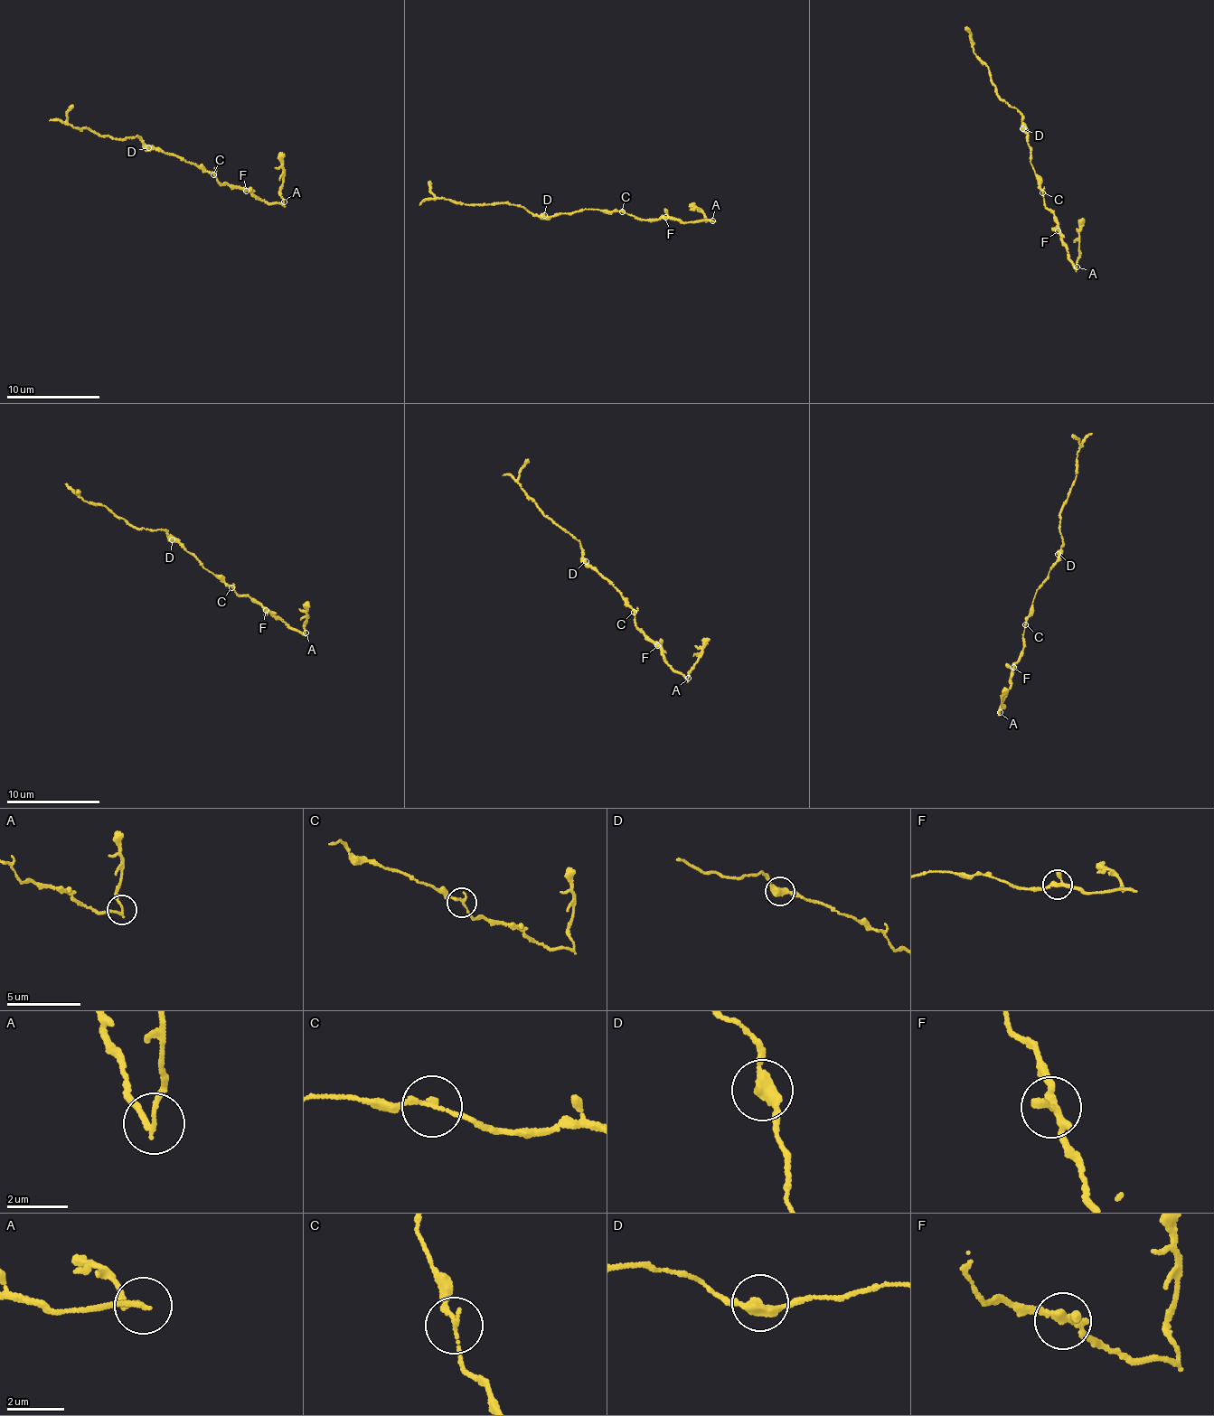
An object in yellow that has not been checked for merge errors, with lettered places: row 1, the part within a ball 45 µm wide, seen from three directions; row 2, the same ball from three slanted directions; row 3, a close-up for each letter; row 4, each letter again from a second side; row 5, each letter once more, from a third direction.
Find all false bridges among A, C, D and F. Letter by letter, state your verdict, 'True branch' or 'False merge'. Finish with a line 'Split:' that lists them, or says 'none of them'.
A: False merge
C: True branch
D: True branch
F: True branch
Split: A

